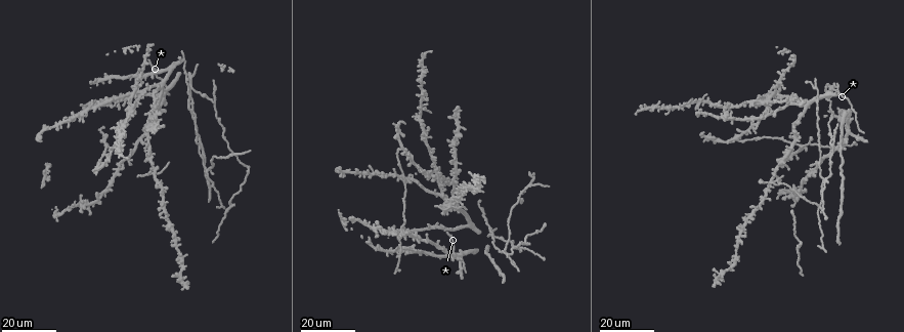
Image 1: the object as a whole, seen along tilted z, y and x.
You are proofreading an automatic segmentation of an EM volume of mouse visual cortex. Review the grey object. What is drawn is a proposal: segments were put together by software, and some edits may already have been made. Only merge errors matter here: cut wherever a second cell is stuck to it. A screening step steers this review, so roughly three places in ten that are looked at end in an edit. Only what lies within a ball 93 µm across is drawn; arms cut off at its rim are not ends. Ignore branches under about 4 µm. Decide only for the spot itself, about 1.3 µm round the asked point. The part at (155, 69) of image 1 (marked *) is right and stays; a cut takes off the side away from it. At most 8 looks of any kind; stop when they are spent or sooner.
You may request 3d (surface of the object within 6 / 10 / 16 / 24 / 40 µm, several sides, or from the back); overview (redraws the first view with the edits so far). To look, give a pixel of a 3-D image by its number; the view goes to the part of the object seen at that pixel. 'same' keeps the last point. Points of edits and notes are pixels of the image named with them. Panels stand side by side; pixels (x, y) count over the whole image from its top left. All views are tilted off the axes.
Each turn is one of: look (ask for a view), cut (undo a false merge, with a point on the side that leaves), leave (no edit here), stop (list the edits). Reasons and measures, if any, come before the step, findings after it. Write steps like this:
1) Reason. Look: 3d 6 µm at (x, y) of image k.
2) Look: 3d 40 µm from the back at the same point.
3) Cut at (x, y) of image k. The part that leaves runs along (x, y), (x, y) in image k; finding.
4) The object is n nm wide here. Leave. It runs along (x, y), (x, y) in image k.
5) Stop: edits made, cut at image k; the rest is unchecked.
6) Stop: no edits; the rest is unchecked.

Look: 3d 24 µm at (524, 243) of image 1.

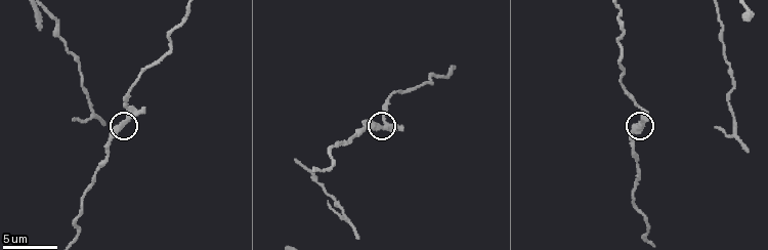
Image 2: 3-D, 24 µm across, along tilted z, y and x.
Look: 3d 10 µm at (640, 128) of image 2.

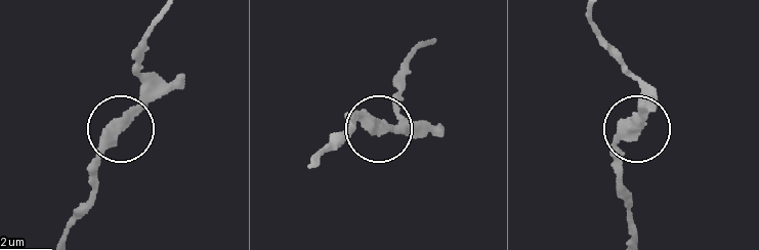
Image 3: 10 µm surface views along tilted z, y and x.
The object is 420 nm wide here. Leave. All the same cell.

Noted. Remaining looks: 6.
Look: 3d 16 µm at (209, 170) of image 1.

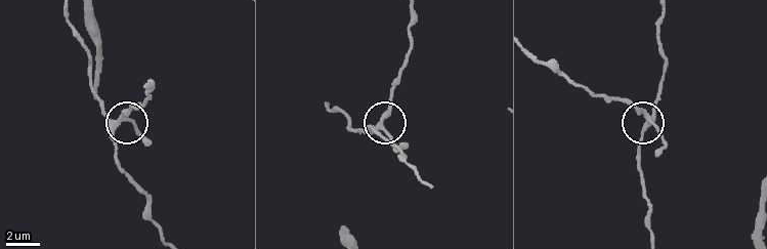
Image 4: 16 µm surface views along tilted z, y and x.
Look: 3d 10 µm at (650, 122) of image 4.

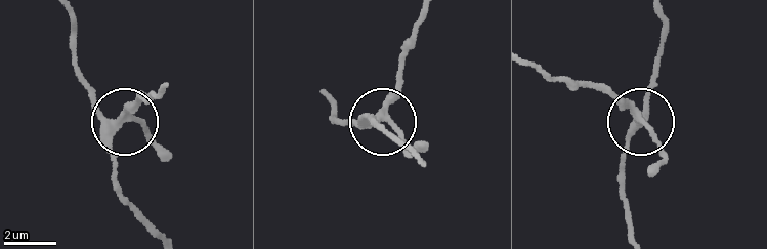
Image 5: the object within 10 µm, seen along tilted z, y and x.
Look: 3d 10 µm from the back at (641, 122) of image 5.

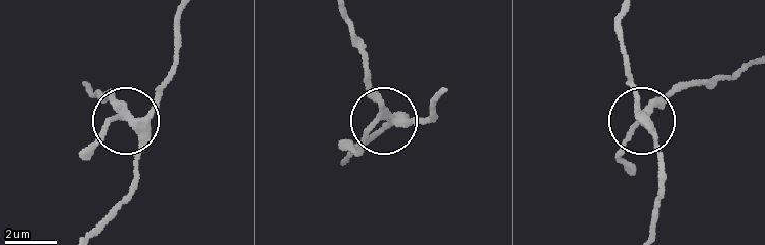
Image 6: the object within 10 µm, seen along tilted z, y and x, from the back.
The side arm is 39 µm long. Cut at (370, 95) of image 6. The part that leaves runs along (392, 117), (346, 11) in image 6; two cells meet here.

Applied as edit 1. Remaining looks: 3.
Look: overview.

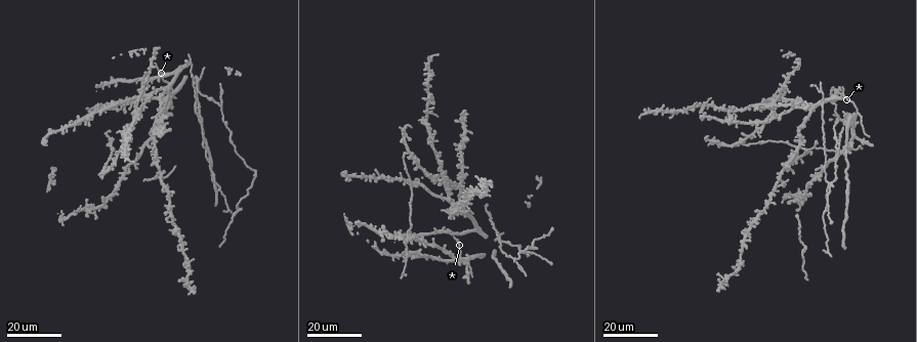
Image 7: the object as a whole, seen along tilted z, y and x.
Look: 3d 24 µm at (221, 106) of image 7.

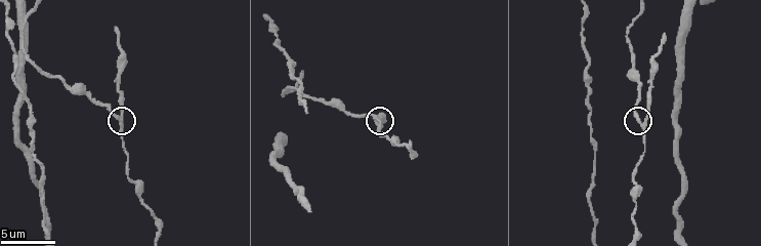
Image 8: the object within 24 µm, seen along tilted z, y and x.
Closer look. Look: 3d 6 µm at (643, 125) of image 8.

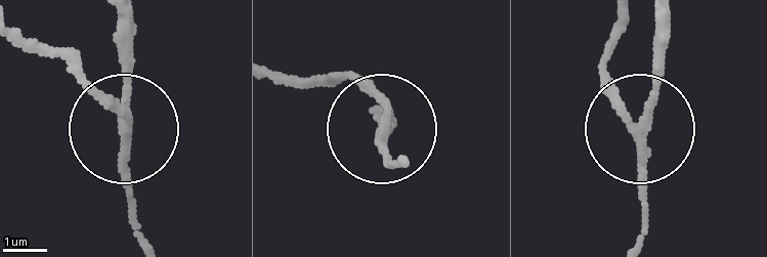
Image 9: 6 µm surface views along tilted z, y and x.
Cut at (135, 60) of image 9. The part that leaves runs along (647, 123), (658, 23) in image 9; two cells meet here.

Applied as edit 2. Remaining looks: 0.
Stop: edits made, cut at image 6, cut at image 9; the rest is unchecked.

